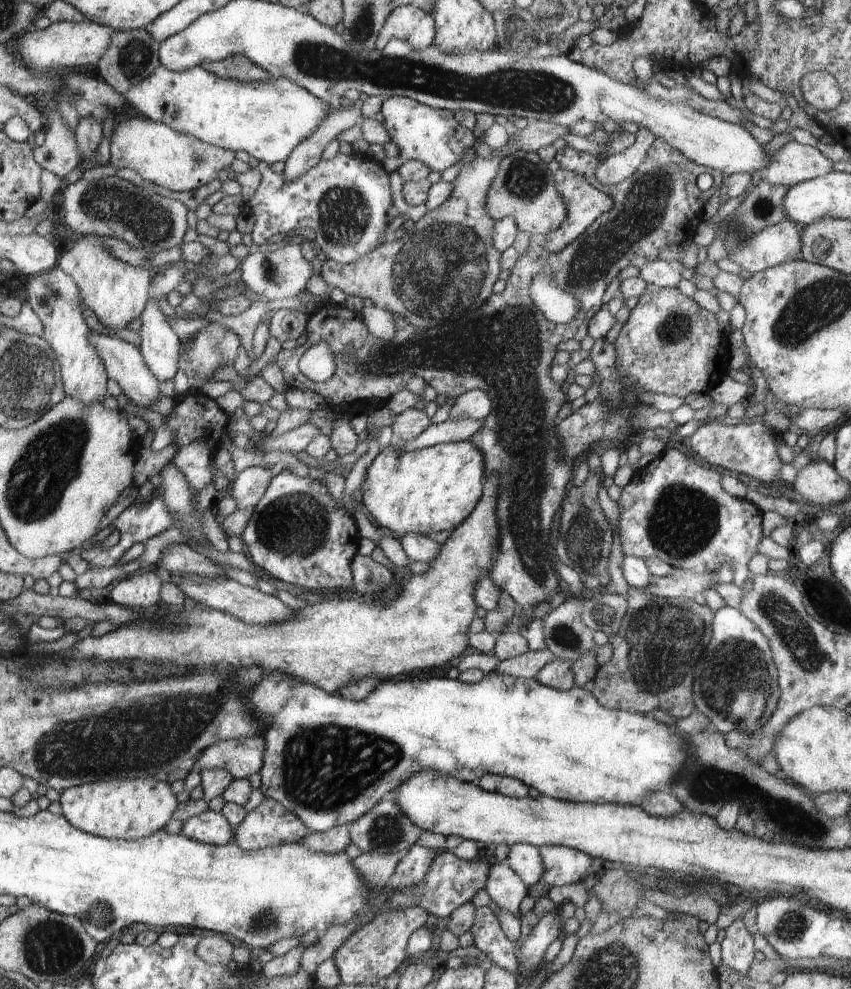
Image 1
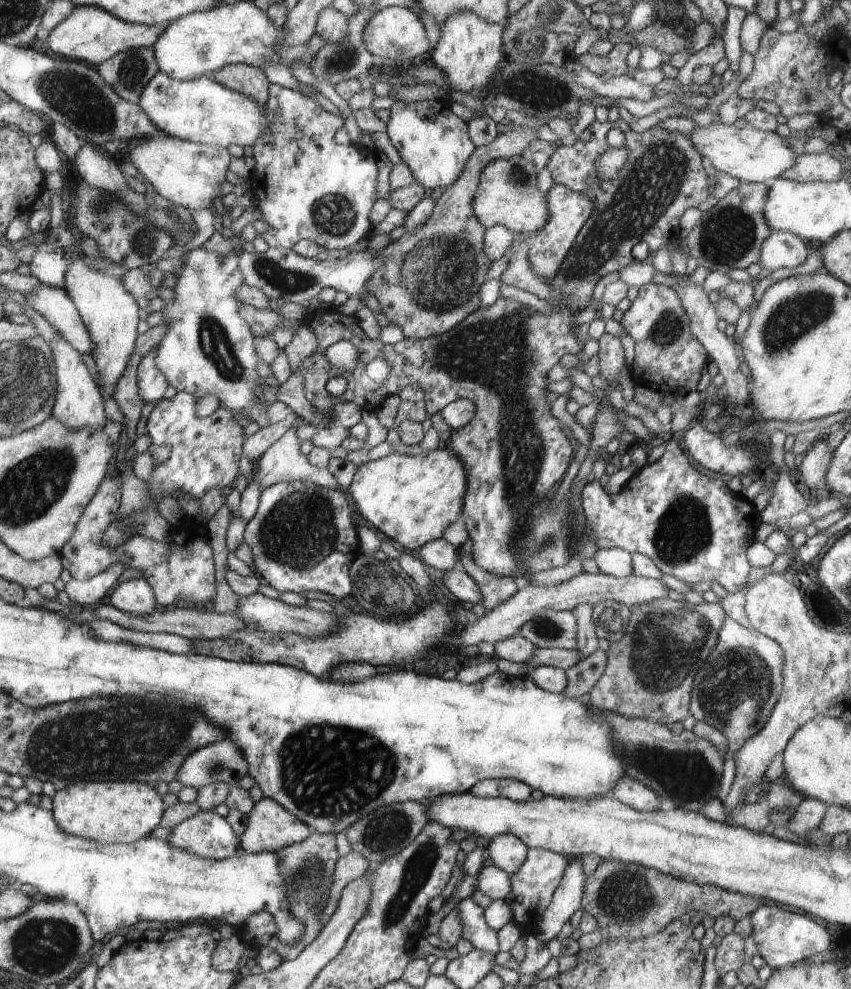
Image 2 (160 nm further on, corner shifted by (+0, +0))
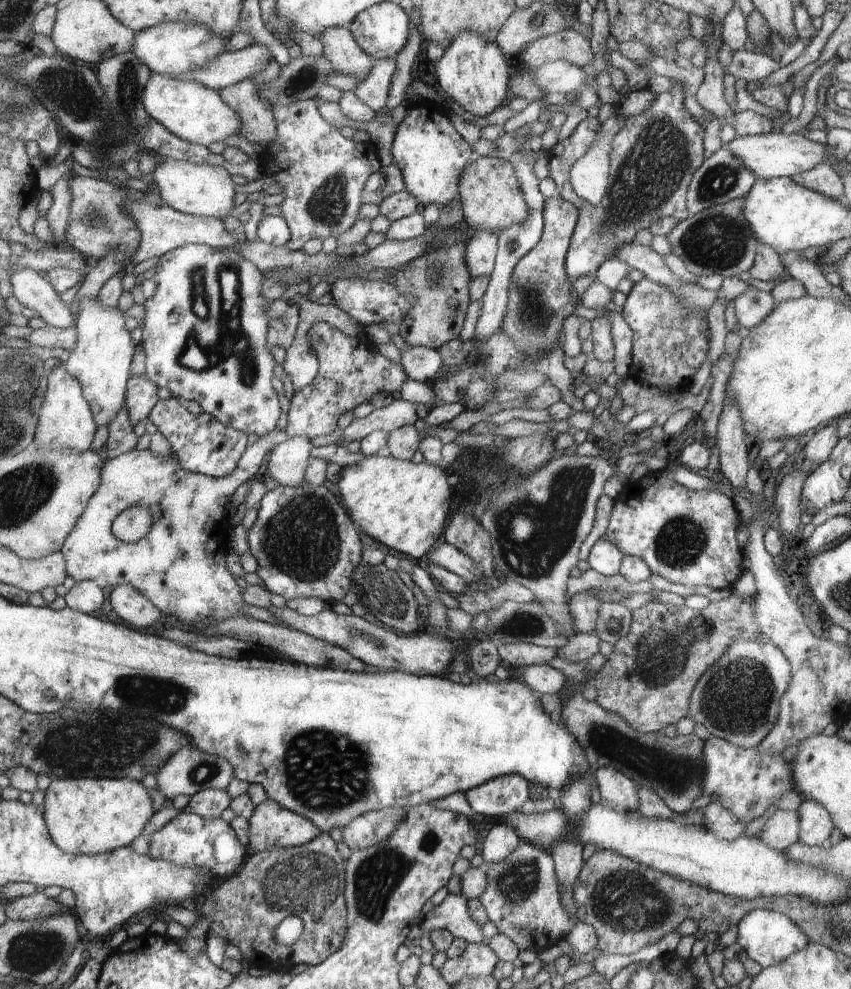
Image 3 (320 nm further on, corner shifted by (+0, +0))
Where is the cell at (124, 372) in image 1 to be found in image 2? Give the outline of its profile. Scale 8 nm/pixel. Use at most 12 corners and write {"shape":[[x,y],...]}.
{"shape":[[62,287],[26,300],[82,355],[96,344]]}

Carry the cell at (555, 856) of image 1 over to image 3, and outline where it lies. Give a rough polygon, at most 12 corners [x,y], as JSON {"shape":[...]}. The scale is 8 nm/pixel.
{"shape":[[522,841],[485,863],[479,899],[519,952],[565,945],[548,850]]}

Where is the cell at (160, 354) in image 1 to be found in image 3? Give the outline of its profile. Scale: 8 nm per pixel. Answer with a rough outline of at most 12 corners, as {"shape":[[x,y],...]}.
{"shape":[[148,376],[130,377],[125,408],[144,423],[160,399]]}

